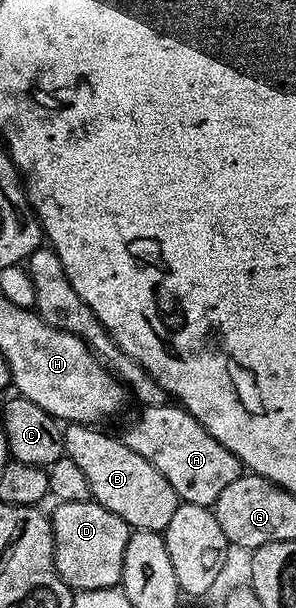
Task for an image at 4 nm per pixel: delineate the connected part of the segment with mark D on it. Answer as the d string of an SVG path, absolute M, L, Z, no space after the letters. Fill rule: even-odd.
M93 499L81 503L60 501L54 507L49 516L55 529L55 569L59 578L72 591L116 588L123 580L125 549L133 532L131 526Z

